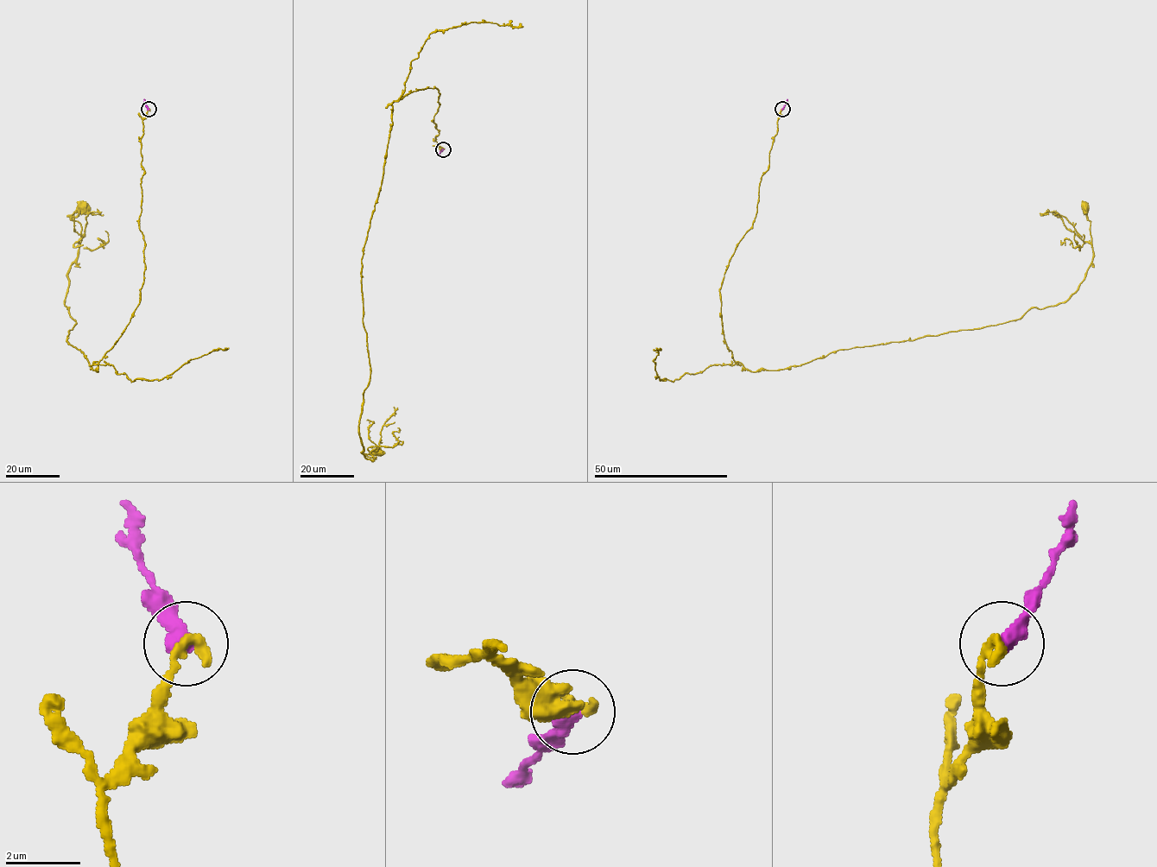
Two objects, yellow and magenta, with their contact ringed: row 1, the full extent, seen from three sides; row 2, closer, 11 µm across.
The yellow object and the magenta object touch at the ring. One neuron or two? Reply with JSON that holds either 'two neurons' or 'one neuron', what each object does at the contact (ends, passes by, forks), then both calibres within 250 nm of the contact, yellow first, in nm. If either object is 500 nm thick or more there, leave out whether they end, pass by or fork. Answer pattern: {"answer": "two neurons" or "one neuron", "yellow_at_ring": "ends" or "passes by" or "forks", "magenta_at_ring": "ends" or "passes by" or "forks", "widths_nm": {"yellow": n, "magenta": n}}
{"answer": "two neurons", "yellow_at_ring": "ends", "magenta_at_ring": "ends", "widths_nm": {"yellow": 320, "magenta": 480}}

